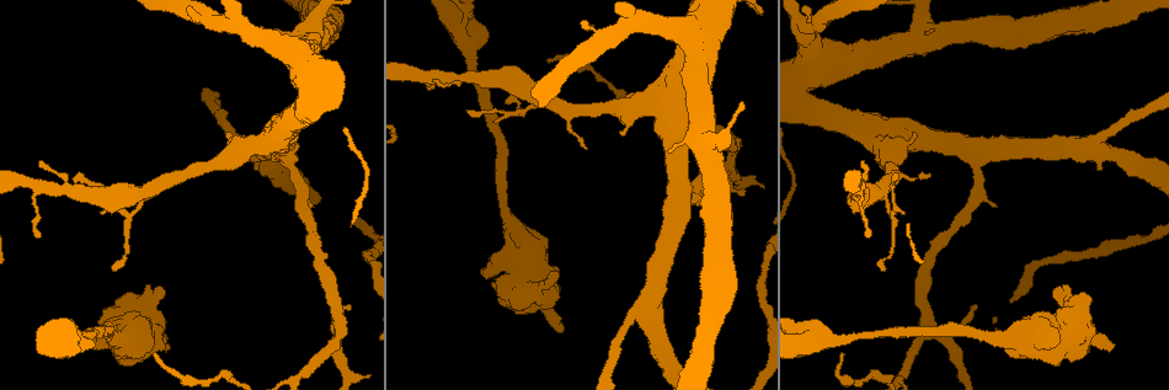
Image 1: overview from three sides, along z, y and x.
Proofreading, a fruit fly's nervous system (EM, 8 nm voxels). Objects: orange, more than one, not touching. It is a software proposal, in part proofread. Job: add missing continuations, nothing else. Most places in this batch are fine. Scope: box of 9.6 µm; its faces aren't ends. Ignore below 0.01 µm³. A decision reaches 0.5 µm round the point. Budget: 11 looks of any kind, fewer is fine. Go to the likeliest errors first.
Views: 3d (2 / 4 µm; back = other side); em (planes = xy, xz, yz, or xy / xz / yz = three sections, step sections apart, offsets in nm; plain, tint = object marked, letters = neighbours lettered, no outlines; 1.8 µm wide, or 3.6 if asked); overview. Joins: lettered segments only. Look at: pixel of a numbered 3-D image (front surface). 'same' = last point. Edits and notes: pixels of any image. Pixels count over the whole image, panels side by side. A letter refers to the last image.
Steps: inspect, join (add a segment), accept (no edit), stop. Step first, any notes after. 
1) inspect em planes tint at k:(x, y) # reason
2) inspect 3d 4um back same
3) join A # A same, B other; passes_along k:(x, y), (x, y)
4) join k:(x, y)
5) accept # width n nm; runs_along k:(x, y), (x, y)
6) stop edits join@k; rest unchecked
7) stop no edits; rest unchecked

inspect em yz step 4 letters at 1:(878, 193) # two arms in line, one across

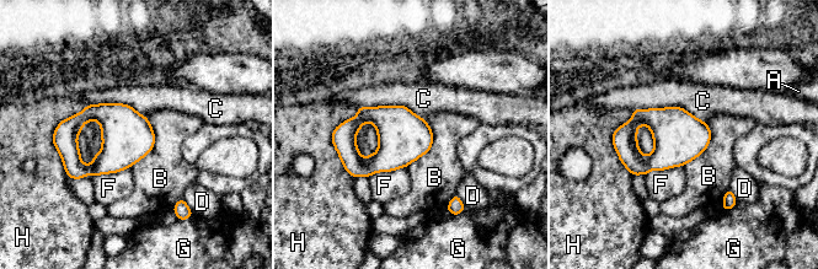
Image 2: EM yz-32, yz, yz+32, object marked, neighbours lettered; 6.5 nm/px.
inspect em planes letters same

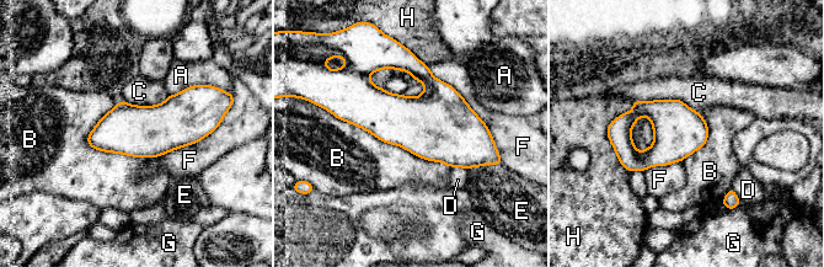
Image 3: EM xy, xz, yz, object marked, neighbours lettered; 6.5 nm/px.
accept # A other, B other, C other, D other, E other, F other, G other, H other; none of them fits

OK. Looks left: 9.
inspect em xz step 4 tint at 1:(562, 331) # an open end

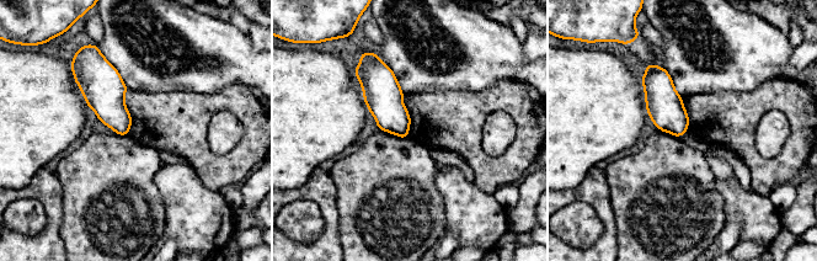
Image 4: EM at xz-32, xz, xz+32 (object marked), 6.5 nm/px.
inspect em planes letters same

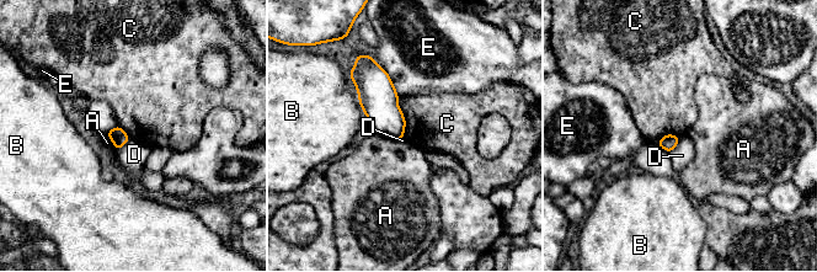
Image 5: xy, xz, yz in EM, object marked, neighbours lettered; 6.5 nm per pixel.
accept # A other, B other, C other, D other, E other; border 5:(398, 96), (405, 121), (402, 138); no lettered segment goes on from it

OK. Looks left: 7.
inspect em xz step 4 letters at 1:(228, 133) # free end

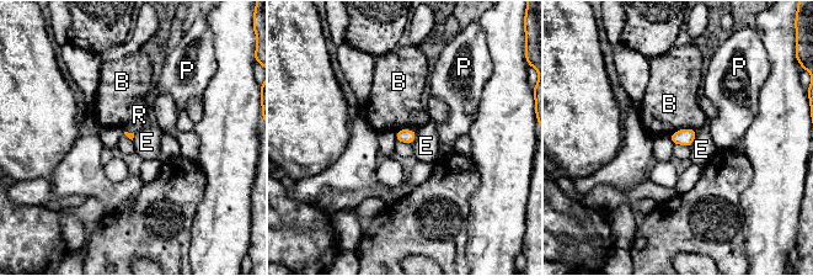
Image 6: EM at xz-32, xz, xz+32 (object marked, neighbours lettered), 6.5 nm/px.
inspect em planes letters same

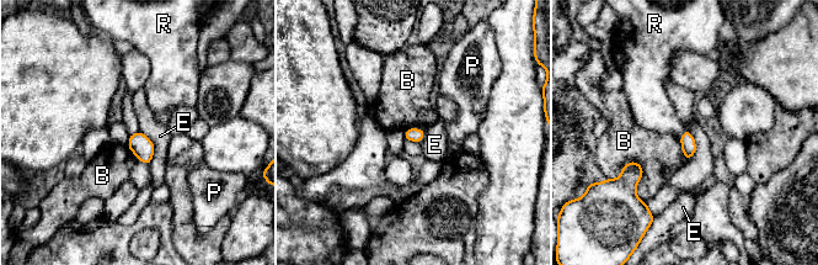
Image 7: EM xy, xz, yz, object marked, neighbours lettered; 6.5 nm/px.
accept # longest_contact B 300 nm; B other, E other, P other, R other; none of them fits

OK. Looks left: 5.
inspect em 3.6um planes letters at 1:(1046, 360) # free end

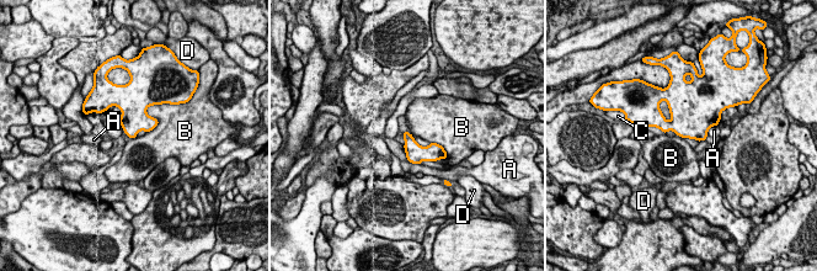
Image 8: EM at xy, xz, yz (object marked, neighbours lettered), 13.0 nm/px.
accept # A other, B other, C other, D other; no lettered segment goes on from it

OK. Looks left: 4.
stop no edits; rest unchecked

